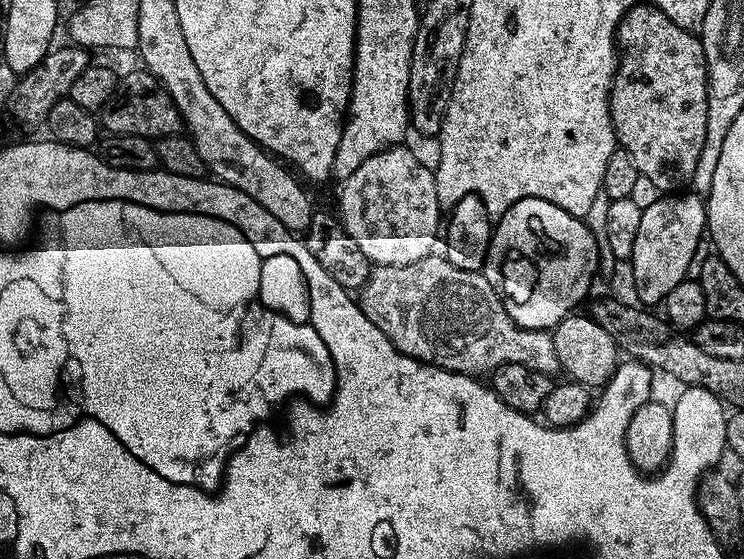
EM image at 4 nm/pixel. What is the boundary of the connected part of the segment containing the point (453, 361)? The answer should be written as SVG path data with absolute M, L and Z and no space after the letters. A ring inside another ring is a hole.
M431 254L410 265L375 265L368 275L368 281L358 289L358 303L362 314L366 314L366 318L370 318L370 322L374 322L374 326L378 326L378 330L390 338L399 352L421 360L423 364L474 377L484 374L480 372L491 374L504 364L526 366L551 377L561 371L551 331L519 328L510 314L506 314L500 295L490 286L485 276L478 272L458 270L458 266L451 264L443 255Z

